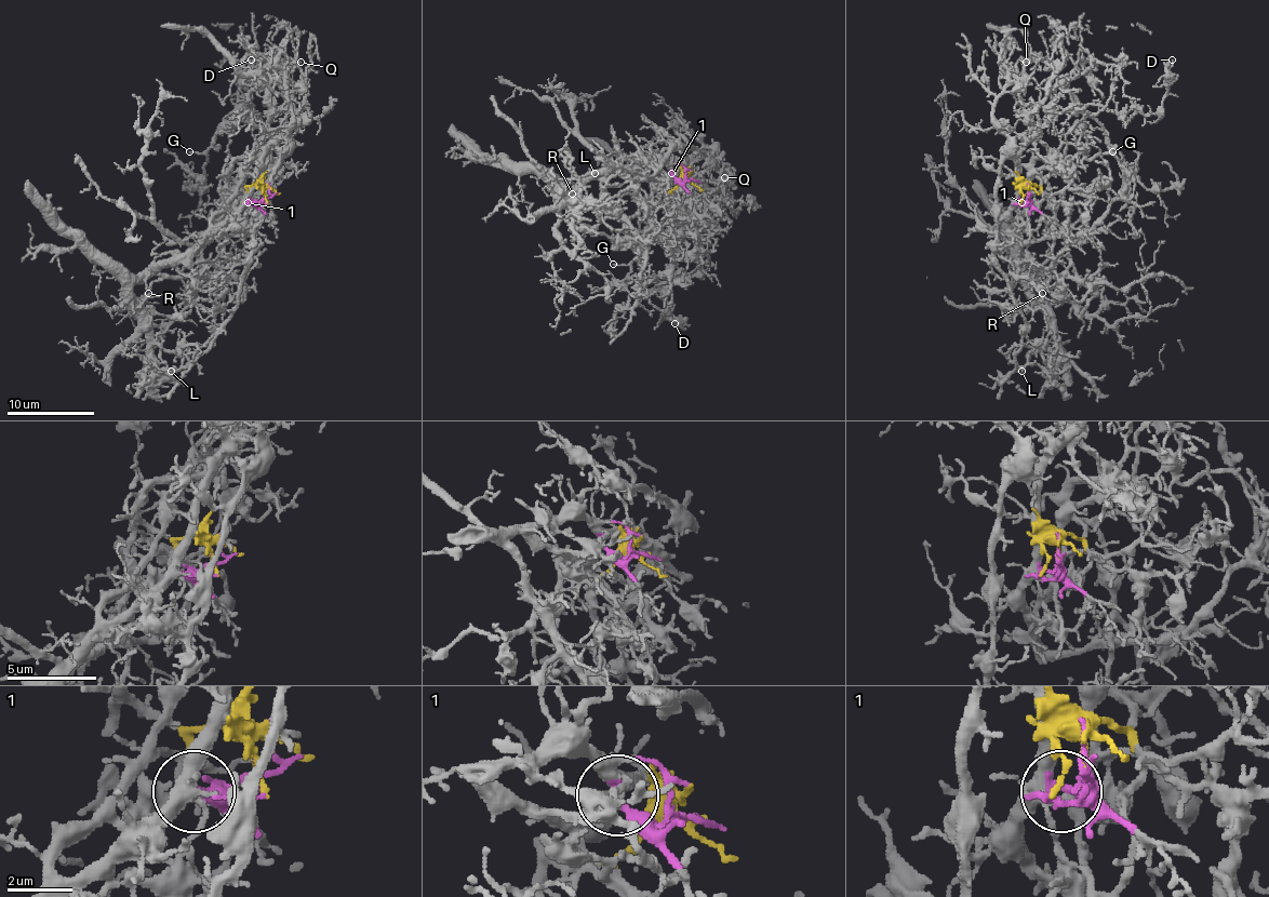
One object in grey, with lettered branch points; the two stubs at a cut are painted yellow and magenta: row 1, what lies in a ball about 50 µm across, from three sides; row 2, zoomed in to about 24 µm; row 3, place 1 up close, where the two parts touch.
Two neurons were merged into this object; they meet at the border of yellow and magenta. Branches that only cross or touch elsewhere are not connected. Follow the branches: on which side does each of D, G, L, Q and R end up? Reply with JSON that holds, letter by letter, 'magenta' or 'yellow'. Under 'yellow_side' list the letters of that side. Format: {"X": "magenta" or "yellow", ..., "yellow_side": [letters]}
{"D": "yellow", "G": "yellow", "L": "magenta", "Q": "yellow", "R": "magenta", "yellow_side": ["D", "G", "Q"]}

